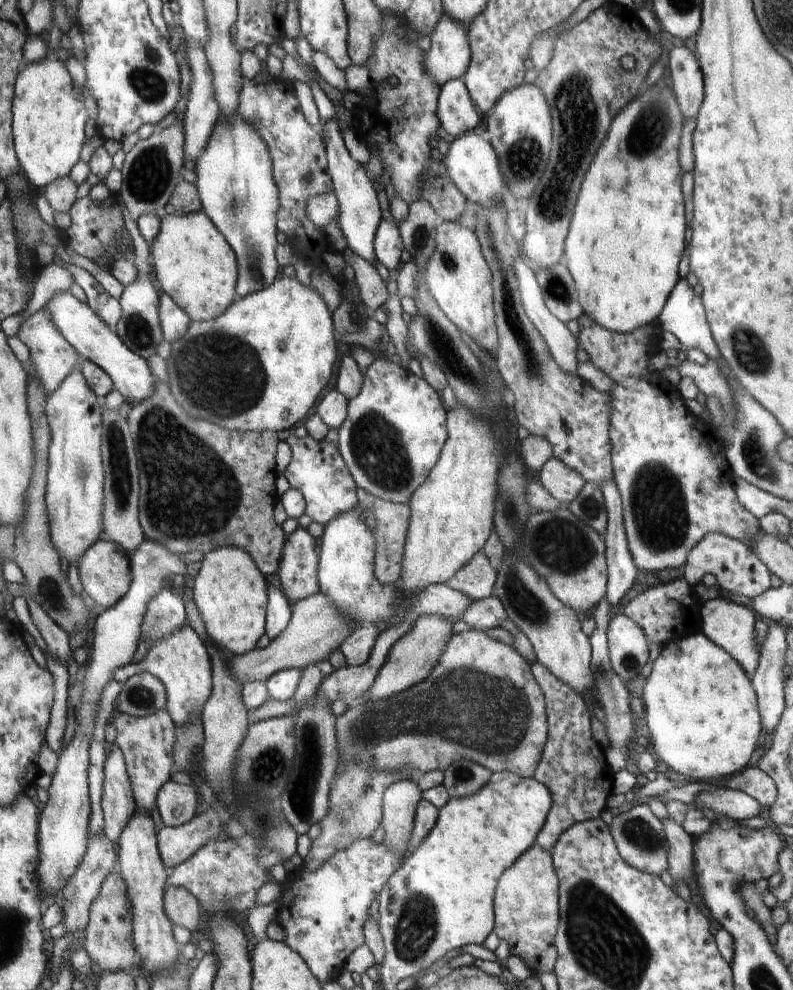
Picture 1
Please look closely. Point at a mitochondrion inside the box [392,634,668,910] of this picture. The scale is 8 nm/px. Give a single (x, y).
(637, 831)

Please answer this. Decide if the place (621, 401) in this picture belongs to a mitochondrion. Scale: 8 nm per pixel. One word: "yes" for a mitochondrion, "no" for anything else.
no

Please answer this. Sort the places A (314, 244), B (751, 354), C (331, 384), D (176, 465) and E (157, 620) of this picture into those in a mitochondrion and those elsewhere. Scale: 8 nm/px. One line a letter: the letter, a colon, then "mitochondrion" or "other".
A: other
B: mitochondrion
C: other
D: mitochondrion
E: mitochondrion

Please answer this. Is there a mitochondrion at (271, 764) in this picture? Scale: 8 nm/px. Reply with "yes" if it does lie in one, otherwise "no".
yes

